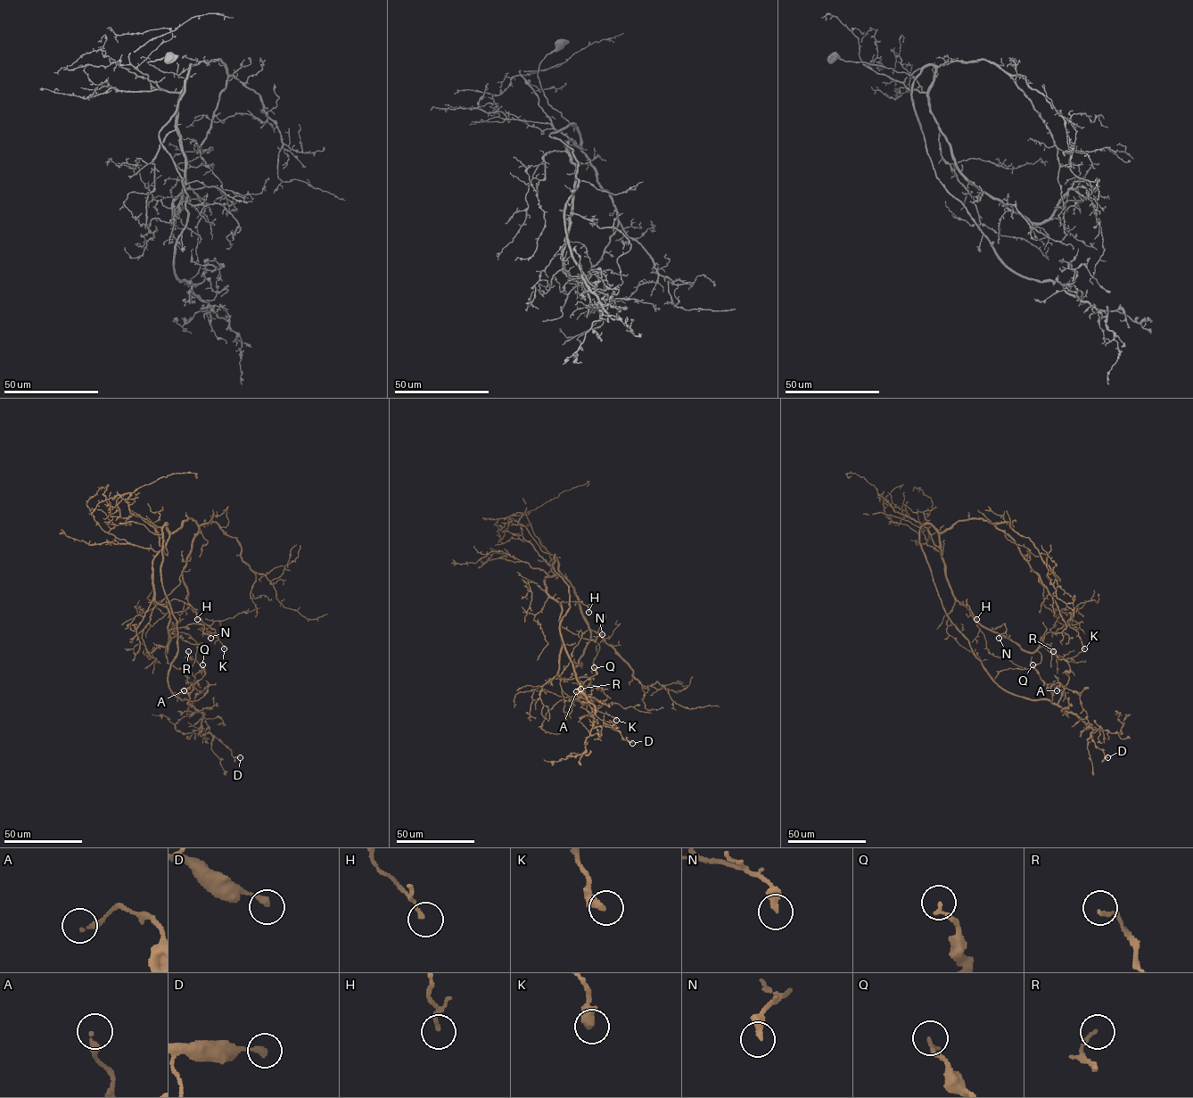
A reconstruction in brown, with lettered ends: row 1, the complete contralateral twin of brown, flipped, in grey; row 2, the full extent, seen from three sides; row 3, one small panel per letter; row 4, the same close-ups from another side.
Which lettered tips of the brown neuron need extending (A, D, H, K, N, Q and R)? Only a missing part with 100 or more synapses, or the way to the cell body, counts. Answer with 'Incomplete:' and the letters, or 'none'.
Incomplete: none

